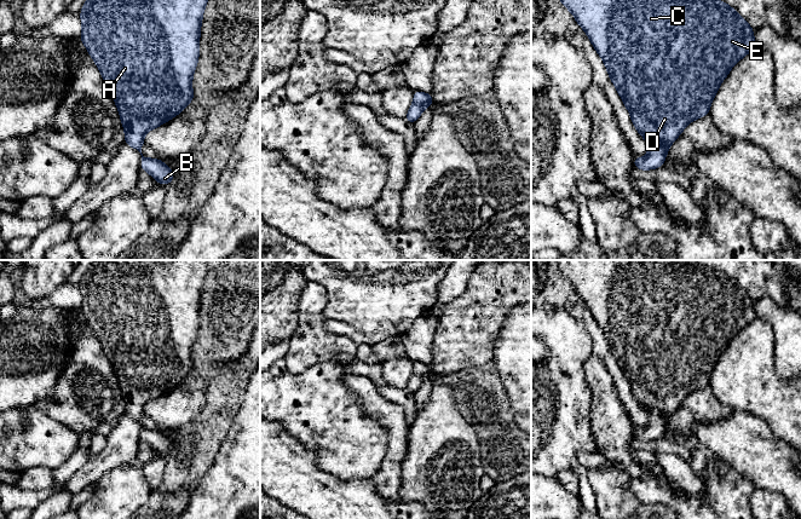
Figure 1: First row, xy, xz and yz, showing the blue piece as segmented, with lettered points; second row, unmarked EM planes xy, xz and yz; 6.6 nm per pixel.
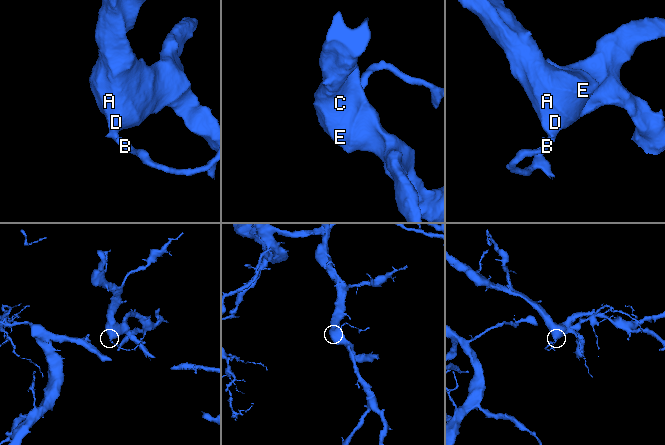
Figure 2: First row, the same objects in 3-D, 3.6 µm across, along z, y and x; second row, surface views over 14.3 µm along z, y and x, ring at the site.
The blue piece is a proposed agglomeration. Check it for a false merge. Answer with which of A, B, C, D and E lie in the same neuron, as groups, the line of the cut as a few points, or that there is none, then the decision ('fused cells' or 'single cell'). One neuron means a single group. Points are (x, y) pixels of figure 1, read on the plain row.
A B C D E | no cut | single cell

